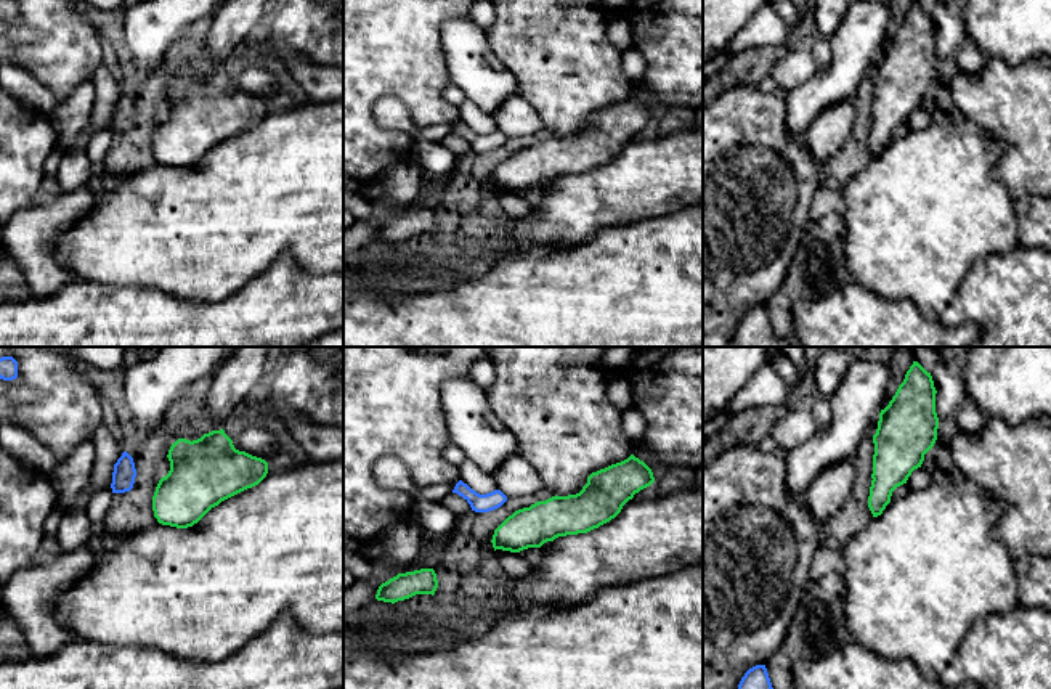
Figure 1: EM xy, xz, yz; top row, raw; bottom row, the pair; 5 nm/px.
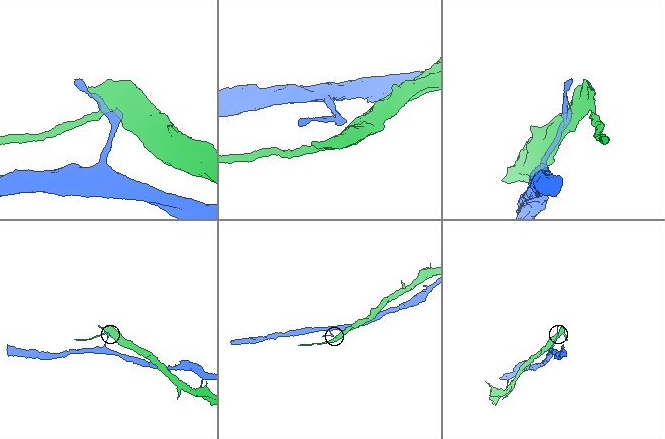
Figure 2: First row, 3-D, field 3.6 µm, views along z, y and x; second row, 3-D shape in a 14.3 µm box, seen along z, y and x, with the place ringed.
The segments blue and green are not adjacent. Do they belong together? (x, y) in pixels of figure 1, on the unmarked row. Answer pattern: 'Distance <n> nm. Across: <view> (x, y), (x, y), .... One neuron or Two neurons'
Distance 70 nm. Across: xz (499, 146), (509, 156). Two neurons

